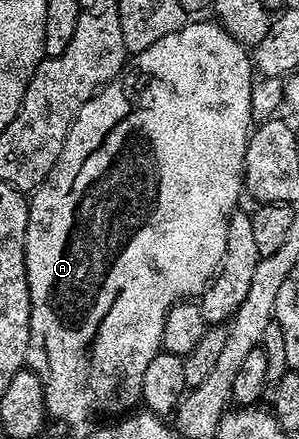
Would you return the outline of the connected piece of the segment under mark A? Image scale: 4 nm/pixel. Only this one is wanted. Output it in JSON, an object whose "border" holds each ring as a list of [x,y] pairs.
{"border":[[[189,20],[183,29],[171,32],[171,36],[163,36],[163,40],[155,40],[151,48],[132,55],[121,73],[101,87],[73,117],[63,152],[59,152],[59,160],[55,160],[51,172],[47,172],[43,184],[32,191],[25,229],[25,275],[31,300],[29,347],[25,360],[28,369],[33,370],[43,384],[45,409],[50,419],[66,418],[69,422],[77,422],[92,414],[121,416],[132,411],[136,407],[133,405],[138,405],[143,372],[147,372],[147,364],[151,364],[153,357],[161,350],[163,320],[167,312],[179,301],[200,296],[212,282],[223,260],[223,252],[227,248],[229,215],[238,209],[240,202],[237,201],[243,198],[245,149],[251,133],[251,92],[254,81],[255,71],[250,51],[240,46],[220,22]]]}

